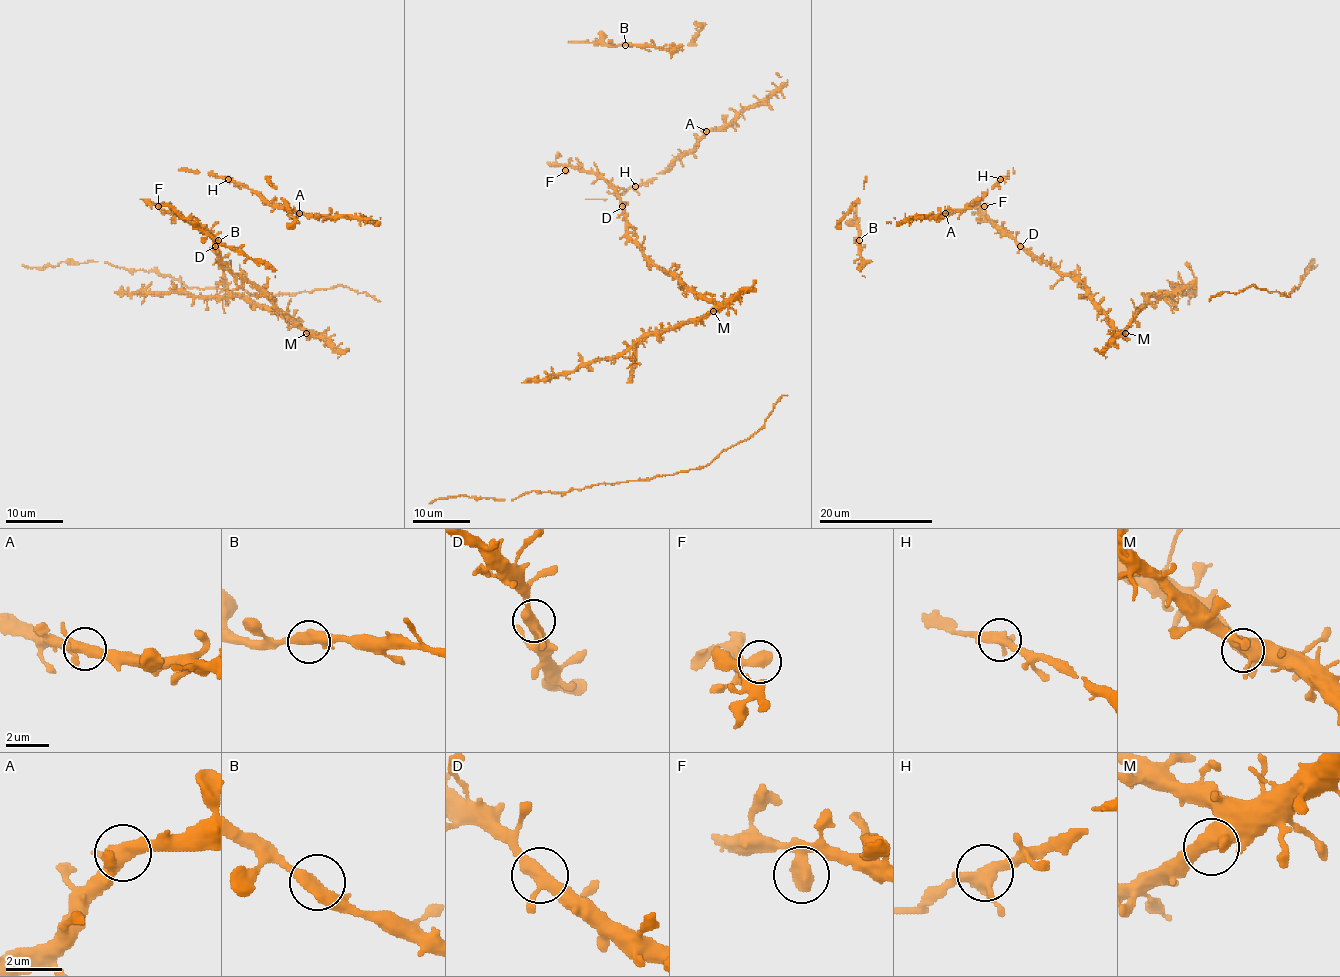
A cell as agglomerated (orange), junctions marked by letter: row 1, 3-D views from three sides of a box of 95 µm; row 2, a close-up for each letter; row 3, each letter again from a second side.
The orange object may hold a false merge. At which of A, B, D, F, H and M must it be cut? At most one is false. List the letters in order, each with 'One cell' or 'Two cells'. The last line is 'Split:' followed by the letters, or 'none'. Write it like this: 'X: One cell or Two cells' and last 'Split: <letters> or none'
A: One cell
B: One cell
D: One cell
F: One cell
H: One cell
M: One cell
Split: none

